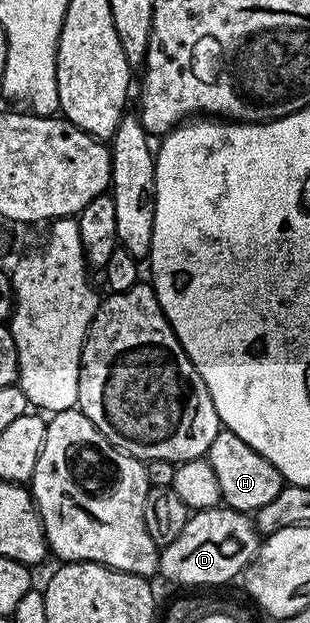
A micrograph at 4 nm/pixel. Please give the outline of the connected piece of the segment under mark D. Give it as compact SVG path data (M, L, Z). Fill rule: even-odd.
M228 508L190 513L183 532L161 551L160 577L177 586L221 586L232 578L240 579L257 554L259 535L248 513Z

